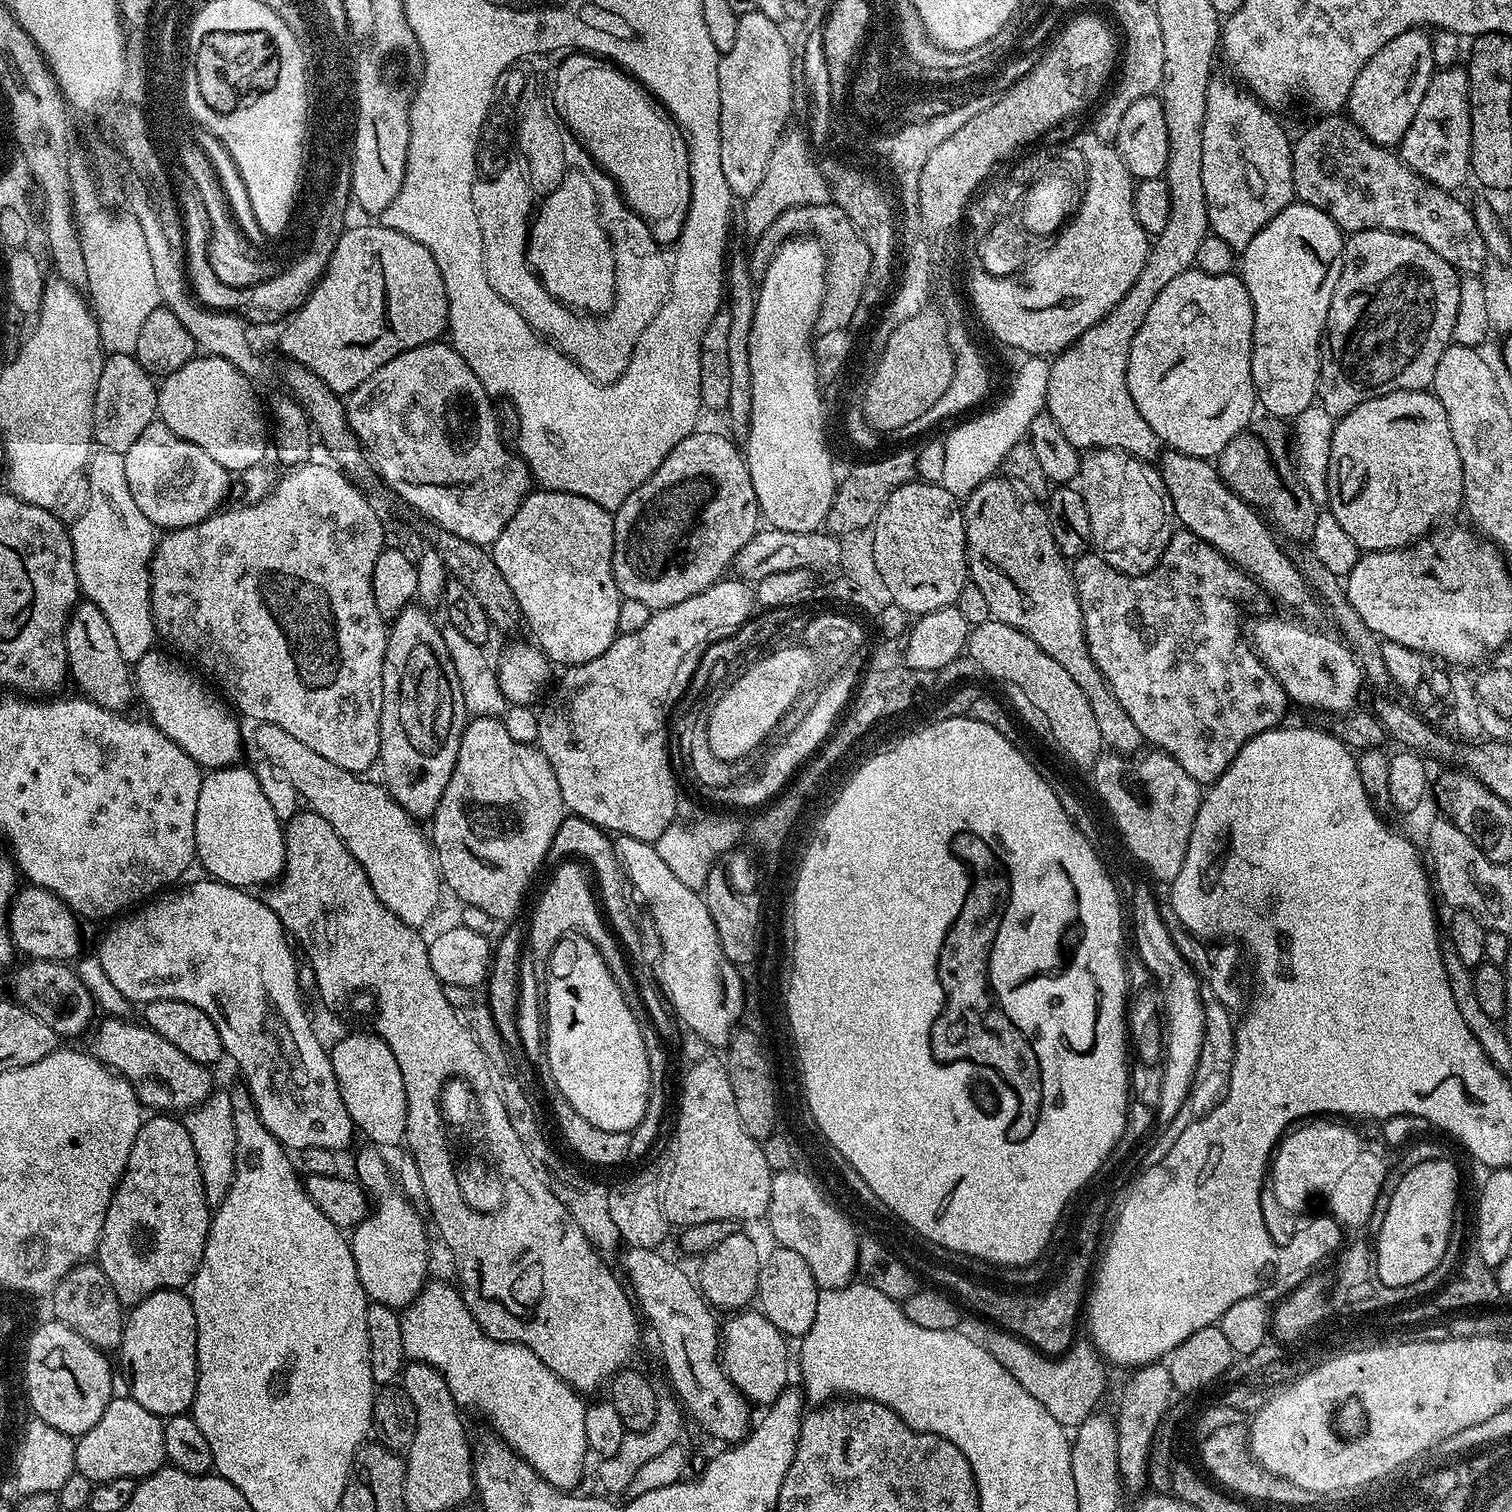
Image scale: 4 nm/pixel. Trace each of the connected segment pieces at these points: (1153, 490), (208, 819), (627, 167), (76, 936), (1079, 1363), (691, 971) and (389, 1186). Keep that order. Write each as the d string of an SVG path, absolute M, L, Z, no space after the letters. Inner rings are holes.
M1097 448L1081 457L1076 482L1088 510L1091 543L1099 556L1127 576L1152 570L1176 530L1172 503L1159 469L1124 450Z
M240 767L211 769L200 781L194 822L196 860L211 879L252 890L255 884L267 886L280 879L286 858L285 825L282 820L280 824L280 816L259 778Z
M577 54L564 64L564 72L560 72L560 88L556 88L556 100L560 100L560 112L564 112L563 127L569 128L568 132L613 180L624 203L644 219L646 226L650 226L659 244L675 245L690 206L688 141L676 121L658 106L643 84L633 80L617 65L591 54Z
M21 887L8 905L8 932L12 935L12 947L17 953L25 952L25 957L34 960L75 961L82 952L79 923L76 913L45 888Z
M1003 1330L993 1333L986 1340L988 1352L1061 1425L1065 1428L1077 1428L1095 1413L1095 1407L1106 1386L1106 1366L1090 1339L1077 1337L1063 1354L1050 1357L1012 1333Z
M616 836L616 857L624 868L635 889L635 894L646 905L647 915L656 928L660 939L661 950L658 959L659 987L665 999L671 1004L671 1010L677 1021L688 1032L698 1034L710 1046L724 1040L732 1020L740 1009L740 985L743 983L741 969L728 960L719 942L718 930L715 929L711 914L708 913L707 903L699 891L686 886L666 866L658 854L655 843L629 836Z
M364 1146L356 1156L355 1179L374 1203L364 1220L351 1229L350 1243L358 1282L362 1282L369 1301L403 1310L422 1291L430 1276L428 1232L424 1229L425 1217L420 1217L415 1206L400 1193L388 1173L387 1162L376 1152L379 1151L375 1147Z

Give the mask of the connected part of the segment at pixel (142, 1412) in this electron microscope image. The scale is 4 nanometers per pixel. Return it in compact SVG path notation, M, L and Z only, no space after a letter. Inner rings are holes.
M127 1394L117 1395L102 1410L102 1418L90 1426L76 1440L76 1471L86 1474L93 1482L101 1484L114 1478L130 1478L139 1481L146 1476L152 1476L162 1467L165 1467L164 1443L162 1434L164 1433L164 1420L146 1410L146 1406L138 1406L138 1402Z

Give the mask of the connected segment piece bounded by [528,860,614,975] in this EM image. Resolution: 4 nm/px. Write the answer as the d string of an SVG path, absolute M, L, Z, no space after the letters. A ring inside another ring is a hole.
M576 860L561 861L556 867L558 868L532 912L528 930L532 966L535 972L540 975L543 975L547 969L547 960L553 952L554 946L565 935L574 932L586 937L603 956L604 944L600 944L600 940L596 942L596 924L600 924L600 932L604 932L604 936L614 935L611 927L604 919L603 911L591 886L587 869ZM584 896L588 896L588 900L584 900Z

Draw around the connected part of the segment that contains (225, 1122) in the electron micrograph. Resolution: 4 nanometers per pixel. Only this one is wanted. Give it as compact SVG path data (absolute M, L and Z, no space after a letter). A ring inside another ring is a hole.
M213 1091L183 1117L190 1142L194 1142L194 1154L198 1158L198 1170L202 1174L204 1197L210 1206L215 1206L226 1198L234 1178L236 1165L236 1131L234 1130L234 1110L231 1091Z

